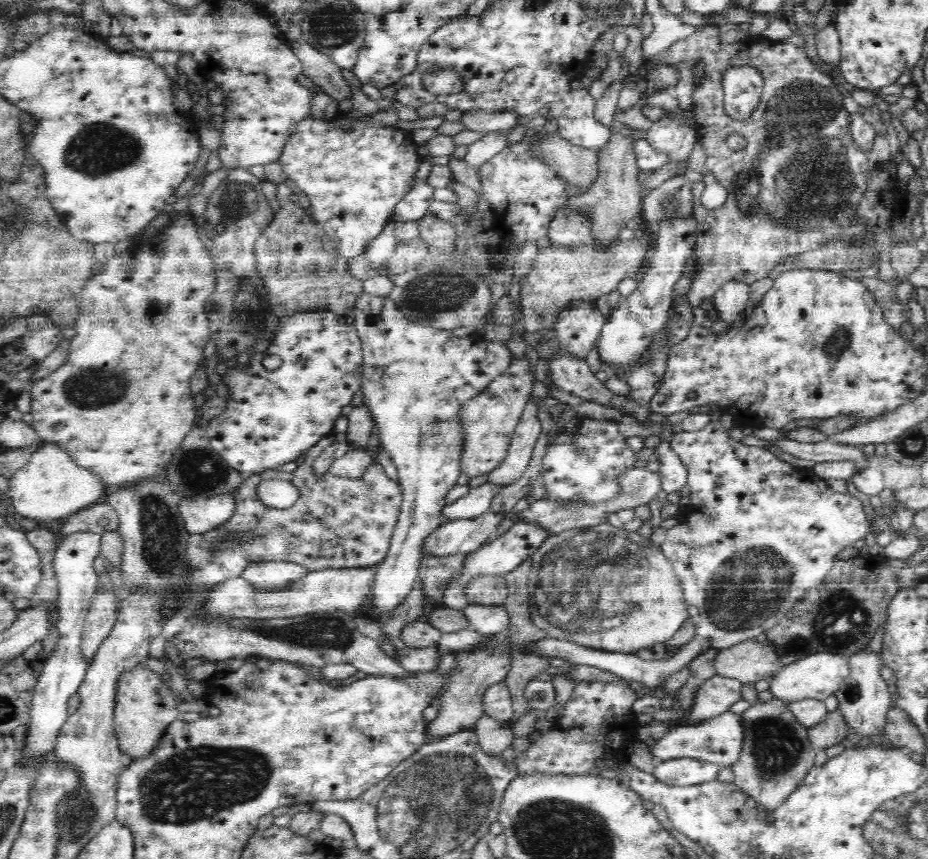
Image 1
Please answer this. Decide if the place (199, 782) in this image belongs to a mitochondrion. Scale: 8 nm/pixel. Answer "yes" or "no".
yes

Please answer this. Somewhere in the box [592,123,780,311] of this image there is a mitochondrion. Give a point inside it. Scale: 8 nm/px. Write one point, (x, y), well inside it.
(671, 201)

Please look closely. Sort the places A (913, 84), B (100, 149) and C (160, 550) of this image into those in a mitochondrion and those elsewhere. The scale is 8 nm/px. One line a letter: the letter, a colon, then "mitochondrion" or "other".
A: other
B: mitochondrion
C: mitochondrion

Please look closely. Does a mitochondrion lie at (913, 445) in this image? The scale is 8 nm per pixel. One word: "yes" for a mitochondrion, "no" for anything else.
yes

